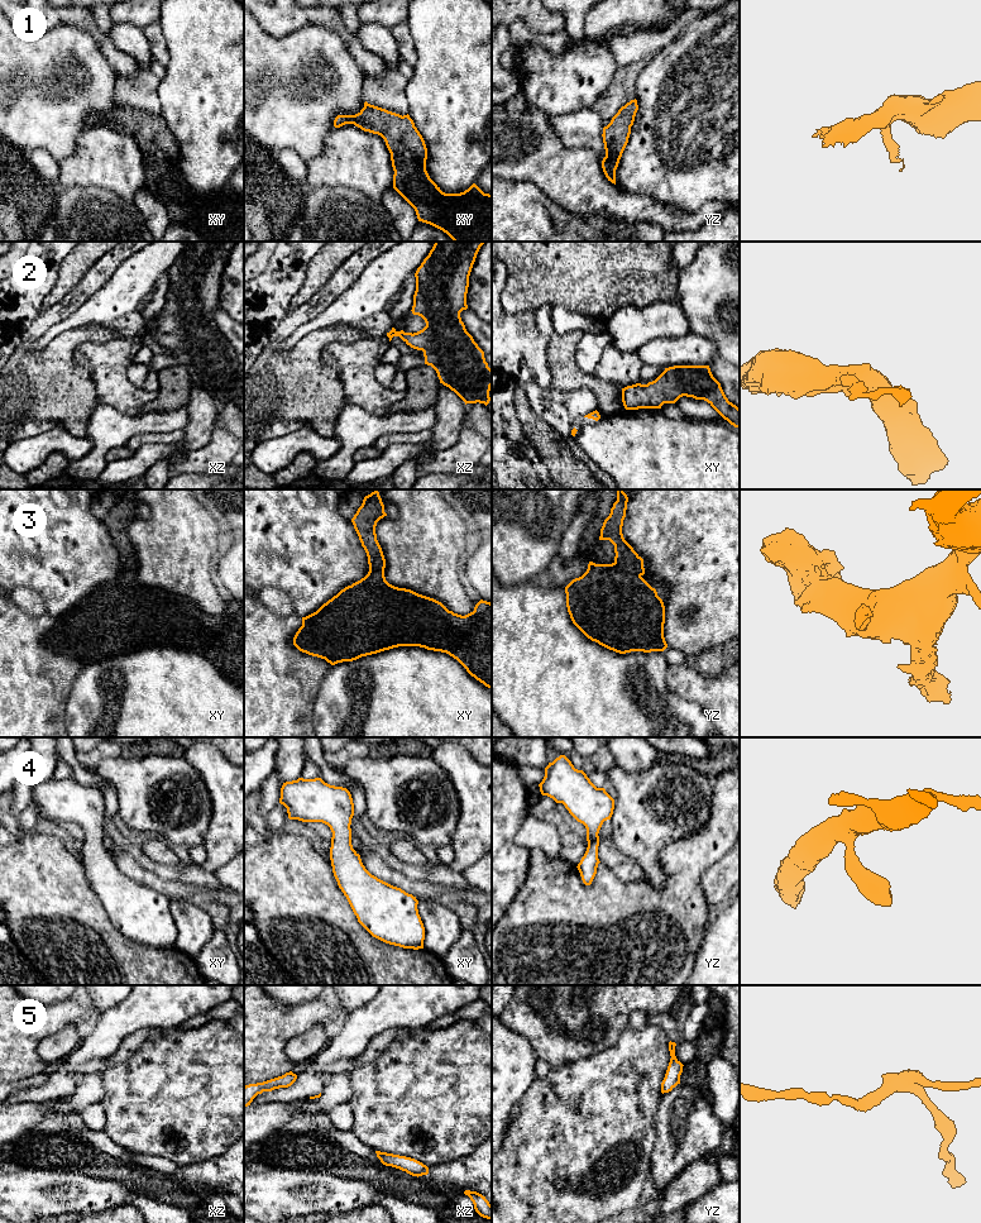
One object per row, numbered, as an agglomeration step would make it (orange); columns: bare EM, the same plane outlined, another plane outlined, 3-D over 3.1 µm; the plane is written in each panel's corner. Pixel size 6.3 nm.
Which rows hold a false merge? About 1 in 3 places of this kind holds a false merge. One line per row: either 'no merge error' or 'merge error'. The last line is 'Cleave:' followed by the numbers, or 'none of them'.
1: no merge error
2: no merge error
3: no merge error
4: no merge error
5: no merge error
Cleave: none of them

